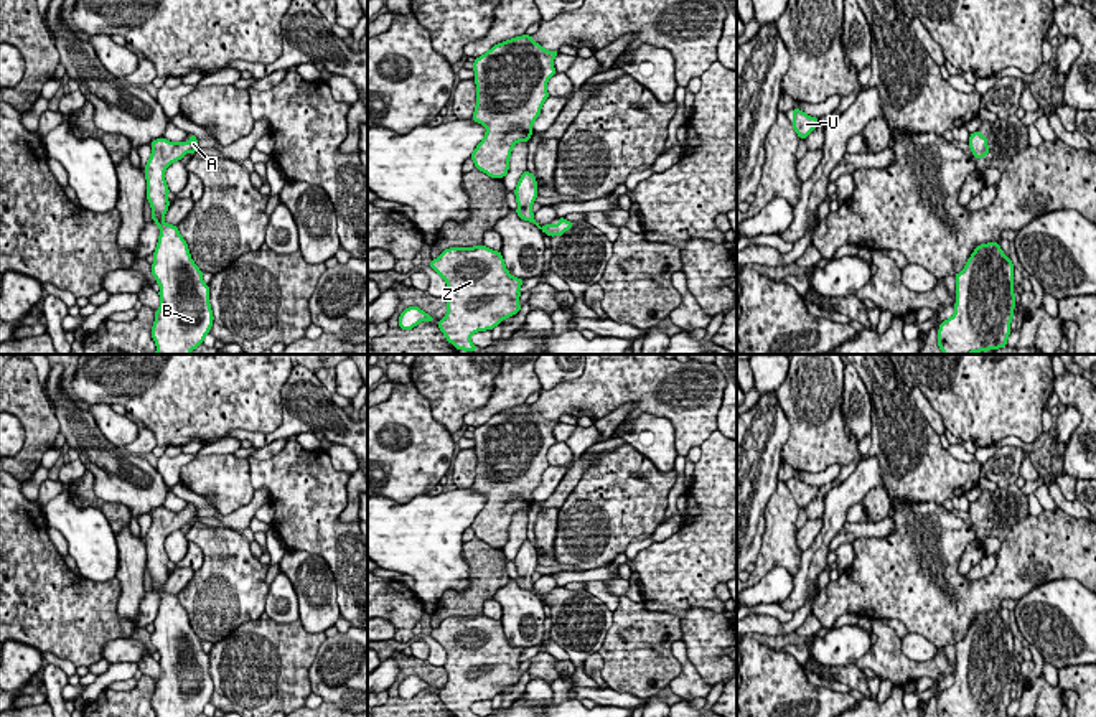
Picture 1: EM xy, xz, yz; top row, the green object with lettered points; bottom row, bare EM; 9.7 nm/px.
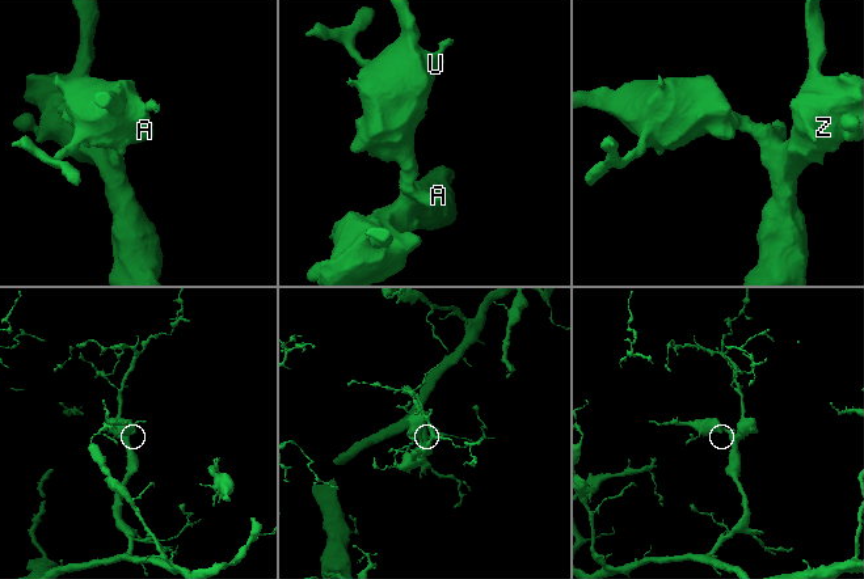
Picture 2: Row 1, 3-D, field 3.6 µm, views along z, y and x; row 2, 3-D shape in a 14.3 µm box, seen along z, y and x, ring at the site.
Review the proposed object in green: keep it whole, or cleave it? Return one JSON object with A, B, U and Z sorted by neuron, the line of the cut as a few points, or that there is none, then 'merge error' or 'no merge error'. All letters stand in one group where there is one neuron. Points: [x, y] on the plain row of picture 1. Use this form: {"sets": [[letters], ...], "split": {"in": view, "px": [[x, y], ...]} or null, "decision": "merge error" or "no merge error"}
{"sets": [["A", "B", "U", "Z"]], "split": null, "decision": "no merge error"}

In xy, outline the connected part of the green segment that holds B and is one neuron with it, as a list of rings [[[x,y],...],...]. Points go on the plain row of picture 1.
[[[190,503],[190,511],[168,511],[157,508],[145,534],[147,569],[152,575],[152,590],[160,597],[153,621],[152,644],[160,654],[160,677],[155,681],[152,707],[157,717],[198,717],[213,696],[209,656],[203,641],[193,631],[186,610],[178,595],[163,590],[170,570],[165,539],[181,529],[188,521],[199,521],[198,509]]]

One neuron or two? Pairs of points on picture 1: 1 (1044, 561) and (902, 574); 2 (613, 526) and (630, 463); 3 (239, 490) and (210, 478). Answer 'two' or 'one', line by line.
1: one
2: one
3: one

